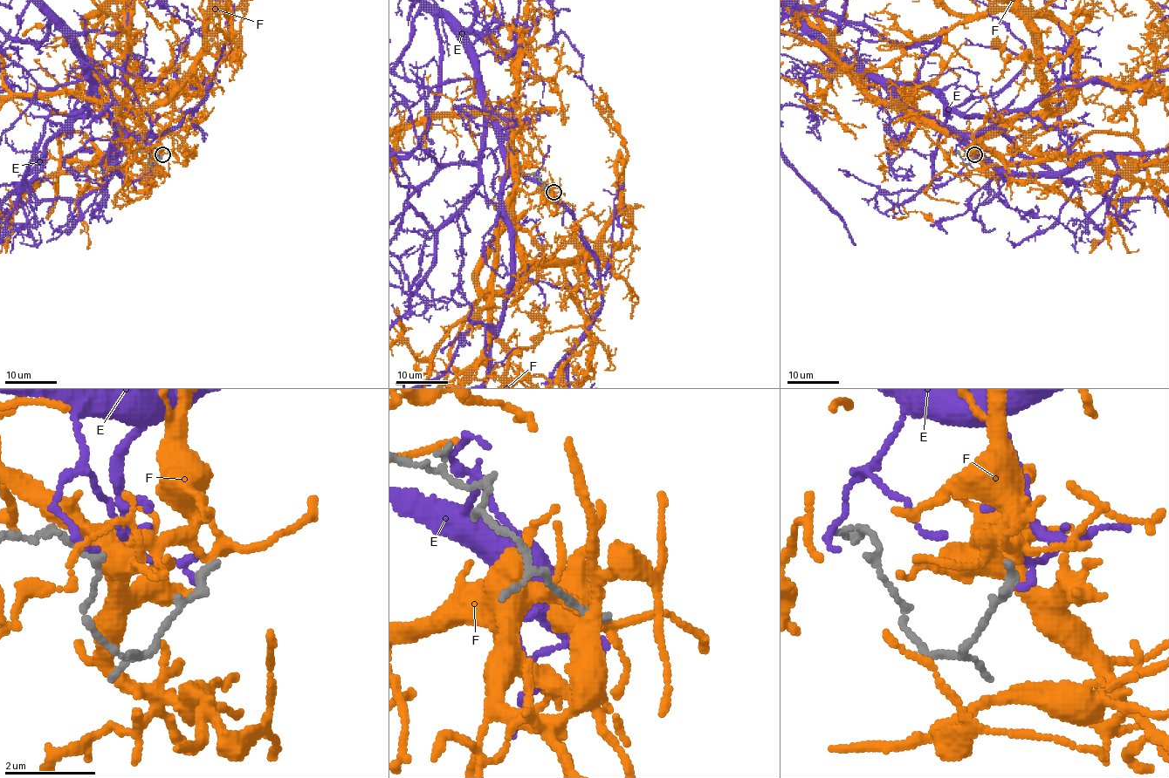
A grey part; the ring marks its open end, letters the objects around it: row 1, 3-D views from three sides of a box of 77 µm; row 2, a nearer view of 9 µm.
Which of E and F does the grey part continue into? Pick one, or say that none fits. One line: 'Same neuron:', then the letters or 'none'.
Same neuron: none

